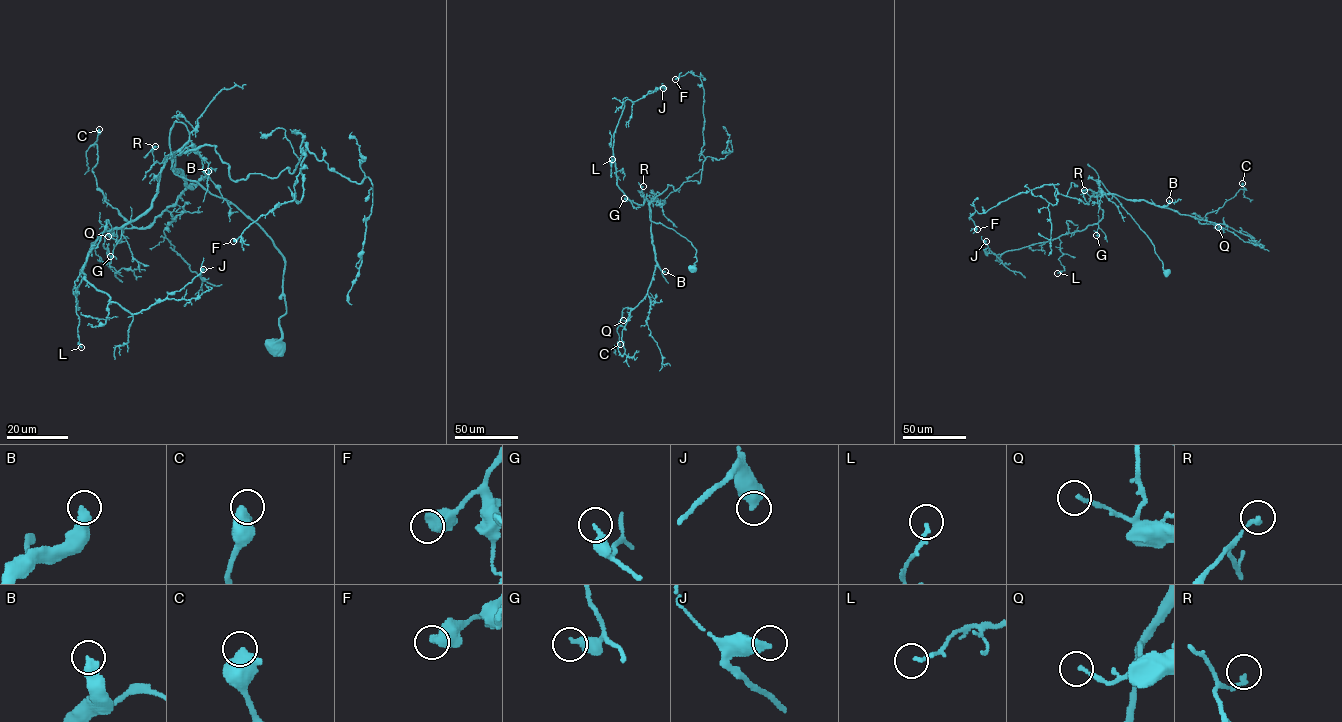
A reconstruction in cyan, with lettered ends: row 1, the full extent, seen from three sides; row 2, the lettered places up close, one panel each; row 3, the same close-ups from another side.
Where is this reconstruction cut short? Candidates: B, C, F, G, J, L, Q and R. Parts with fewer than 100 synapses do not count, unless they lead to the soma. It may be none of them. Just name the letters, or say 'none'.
B

